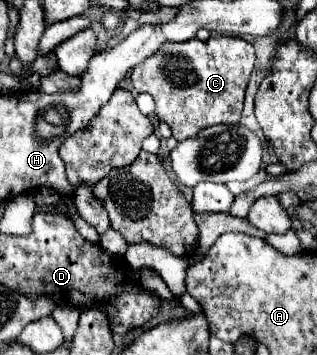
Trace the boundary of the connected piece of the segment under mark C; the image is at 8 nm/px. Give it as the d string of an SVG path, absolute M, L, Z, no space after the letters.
M211 36L207 42L197 38L181 44L165 44L157 54L149 56L137 64L131 72L131 84L137 92L147 92L155 98L157 118L171 126L171 132L177 140L193 138L199 130L213 124L233 124L239 122L243 110L243 96L249 84L251 72L256 61L255 50L251 42L237 36Z

